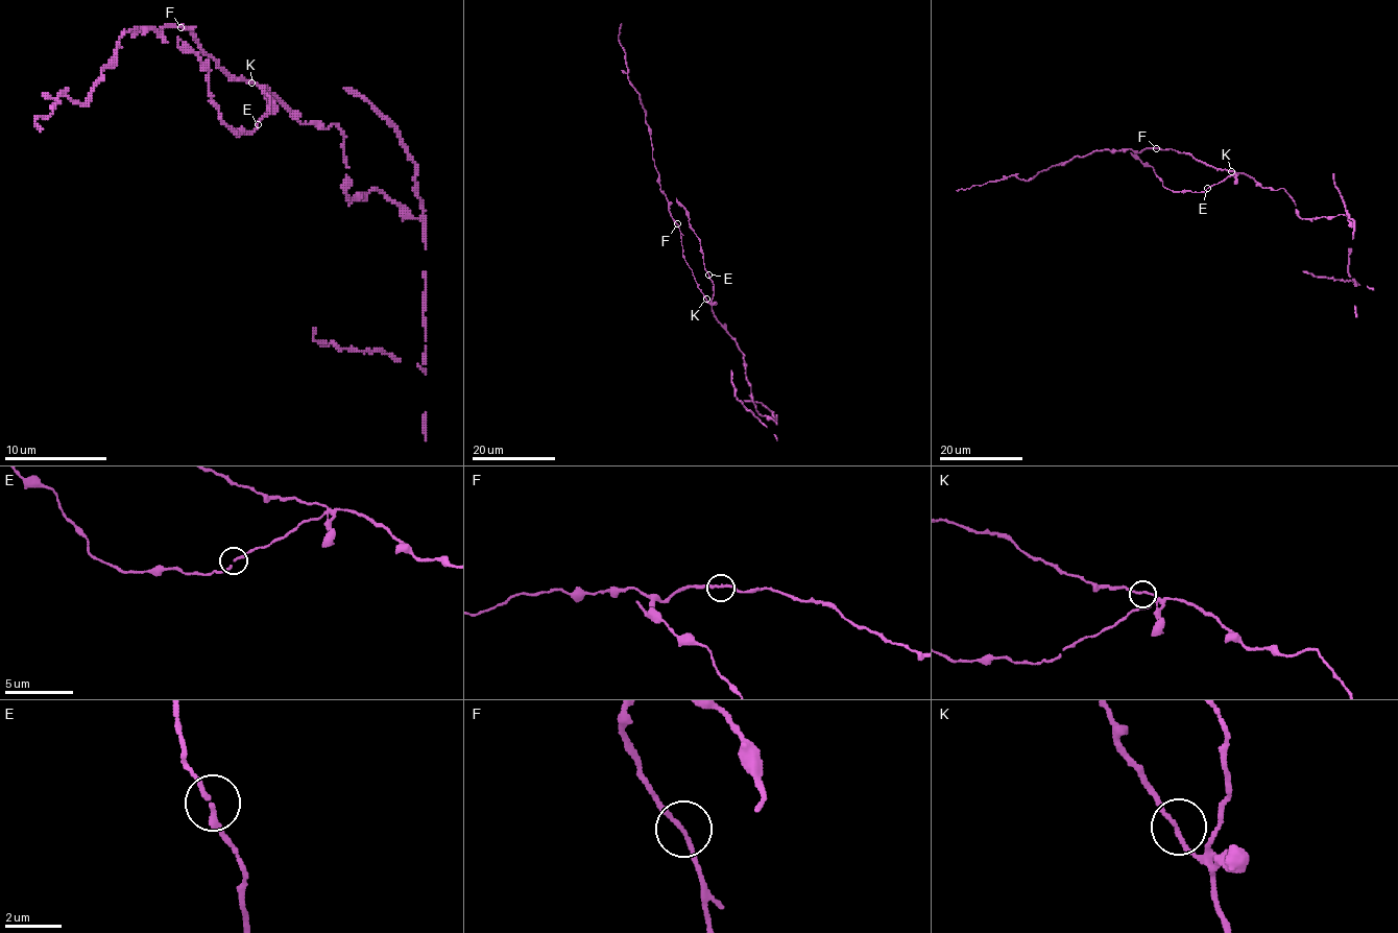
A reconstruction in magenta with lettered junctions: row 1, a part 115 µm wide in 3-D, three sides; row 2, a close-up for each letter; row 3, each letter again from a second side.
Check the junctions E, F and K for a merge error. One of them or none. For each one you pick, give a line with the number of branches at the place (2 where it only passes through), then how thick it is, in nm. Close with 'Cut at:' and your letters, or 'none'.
Cut at: none

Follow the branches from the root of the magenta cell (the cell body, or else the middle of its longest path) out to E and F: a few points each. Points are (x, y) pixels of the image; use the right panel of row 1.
E: (1231, 170), (1235, 172), (1232, 175), (1207, 188)
F: (1231, 170), (1216, 169), (1171, 148), (1156, 148)

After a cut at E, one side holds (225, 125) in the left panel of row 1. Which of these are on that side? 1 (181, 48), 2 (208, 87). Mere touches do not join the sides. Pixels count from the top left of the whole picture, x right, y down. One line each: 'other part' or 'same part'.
1: same part
2: same part

